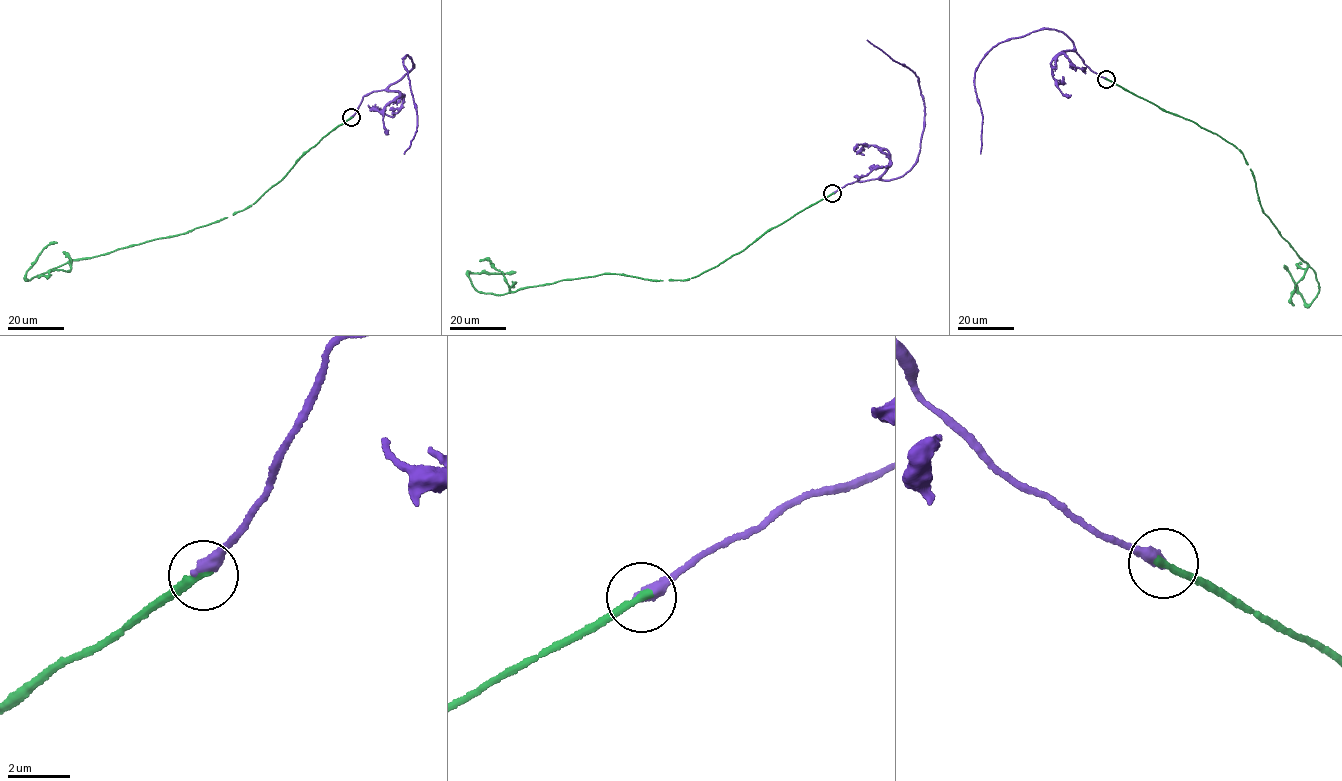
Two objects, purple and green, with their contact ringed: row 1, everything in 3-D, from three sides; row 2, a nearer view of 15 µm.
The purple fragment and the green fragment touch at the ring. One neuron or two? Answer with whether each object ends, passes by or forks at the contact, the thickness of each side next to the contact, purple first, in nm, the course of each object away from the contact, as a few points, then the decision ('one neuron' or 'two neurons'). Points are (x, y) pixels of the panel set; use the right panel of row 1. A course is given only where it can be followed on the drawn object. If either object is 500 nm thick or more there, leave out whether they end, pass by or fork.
purple ends | green ends | 420/280 nm | purple via (1107, 79), (1089, 68), (1071, 41), (1055, 29), (1044, 28), (997, 44), (975, 73), (982, 119), (980, 153) | green via (1106, 78), (1240, 152), (1253, 172), (1263, 211), (1315, 272), (1319, 286), (1311, 303), (1303, 299), (1284, 265) | one neuron

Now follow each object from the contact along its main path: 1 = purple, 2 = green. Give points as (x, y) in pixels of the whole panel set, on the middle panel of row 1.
1: (832, 194), (856, 181), (888, 180), (902, 176), (916, 161), (920, 148), (925, 113), (918, 78), (867, 40)
2: (833, 193), (686, 279), (656, 281), (606, 274), (498, 295), (481, 293), (468, 278), (474, 273), (515, 272)

